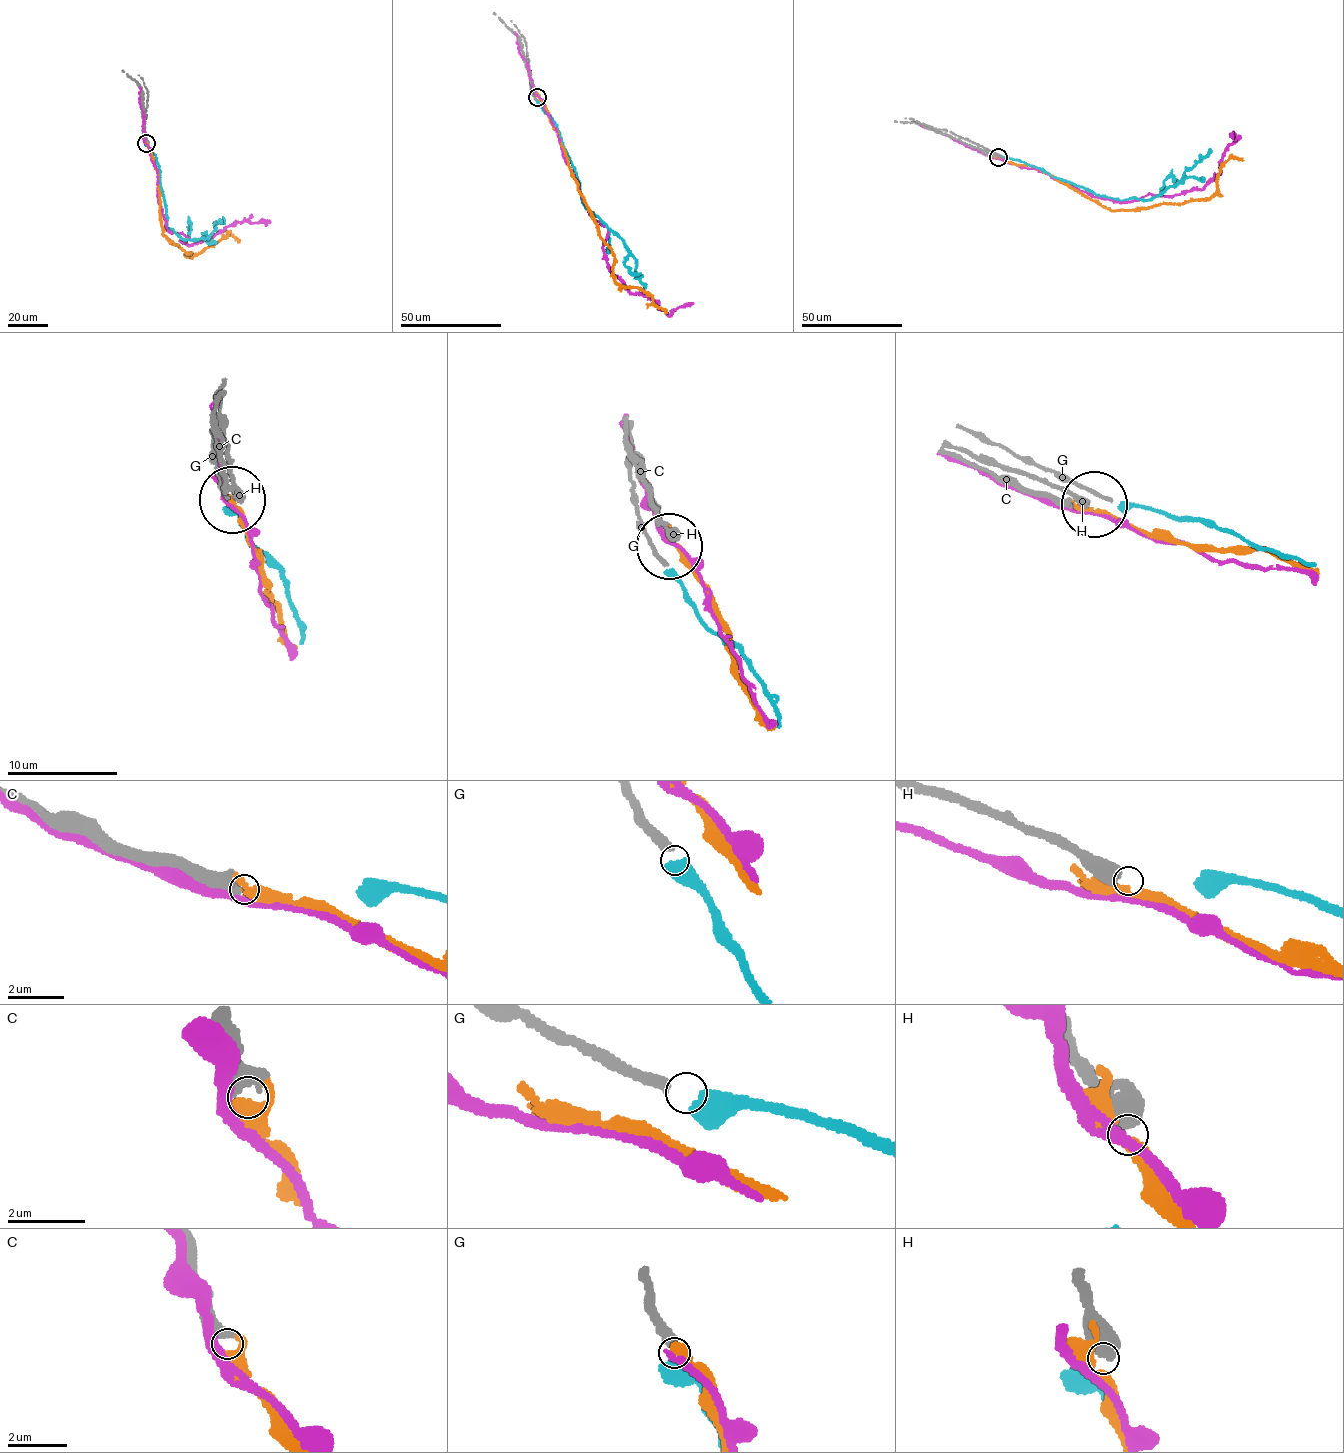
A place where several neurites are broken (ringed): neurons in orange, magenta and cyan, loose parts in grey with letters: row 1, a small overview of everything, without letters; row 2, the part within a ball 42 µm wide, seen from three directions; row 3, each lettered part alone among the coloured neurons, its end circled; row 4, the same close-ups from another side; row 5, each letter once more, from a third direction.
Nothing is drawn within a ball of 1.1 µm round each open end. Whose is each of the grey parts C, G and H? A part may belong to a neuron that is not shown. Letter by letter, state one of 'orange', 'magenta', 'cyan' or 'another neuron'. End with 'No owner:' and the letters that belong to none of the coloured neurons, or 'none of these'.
C: orange
G: cyan
H: another neuron
No owner: H

